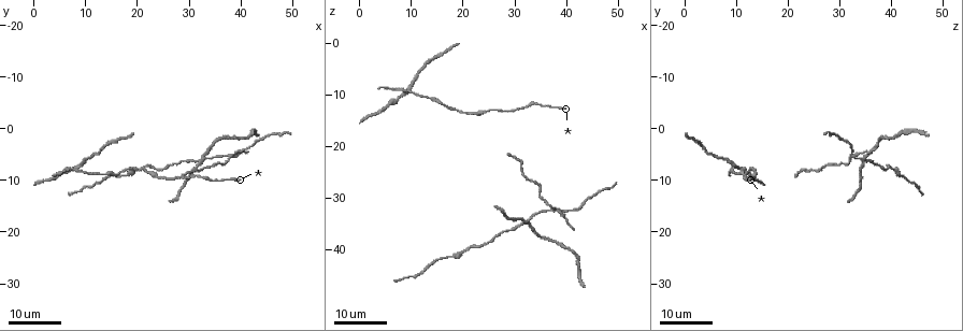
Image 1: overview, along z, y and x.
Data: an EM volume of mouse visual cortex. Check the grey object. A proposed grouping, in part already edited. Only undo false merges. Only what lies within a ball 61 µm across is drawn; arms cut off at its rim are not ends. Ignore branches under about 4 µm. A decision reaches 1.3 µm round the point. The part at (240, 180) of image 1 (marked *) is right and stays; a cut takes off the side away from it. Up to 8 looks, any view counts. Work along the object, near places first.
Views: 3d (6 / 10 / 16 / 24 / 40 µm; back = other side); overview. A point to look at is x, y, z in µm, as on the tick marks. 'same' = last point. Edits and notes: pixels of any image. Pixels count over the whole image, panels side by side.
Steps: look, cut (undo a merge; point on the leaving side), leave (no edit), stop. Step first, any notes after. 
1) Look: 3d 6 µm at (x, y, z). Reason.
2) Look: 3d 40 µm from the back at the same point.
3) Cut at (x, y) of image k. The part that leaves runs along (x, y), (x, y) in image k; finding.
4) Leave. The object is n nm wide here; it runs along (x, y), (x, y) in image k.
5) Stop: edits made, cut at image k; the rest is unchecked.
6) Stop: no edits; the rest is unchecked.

Look: 3d 24 µm at (37.5, 5.5, 32.0). Arms run side by side.

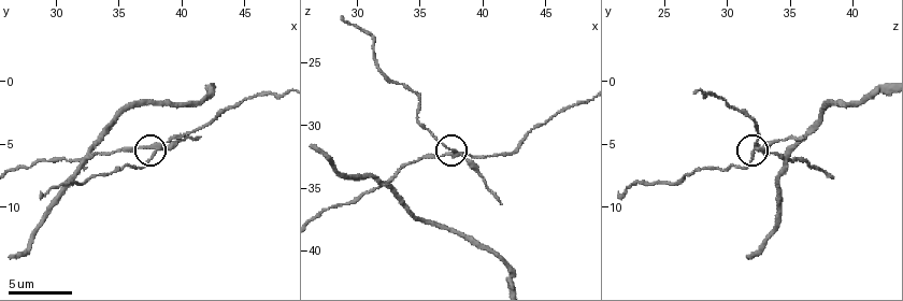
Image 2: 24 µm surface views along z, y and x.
Look: 3d 6 µm at (38.0, 5.0, 32.2).

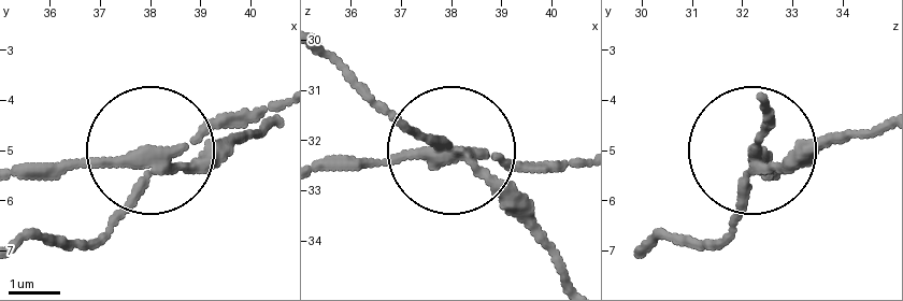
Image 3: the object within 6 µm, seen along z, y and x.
Cut at (212, 153) of image 3. 4 arms meet here; two neurons meet here.

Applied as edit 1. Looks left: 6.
Look: overview.

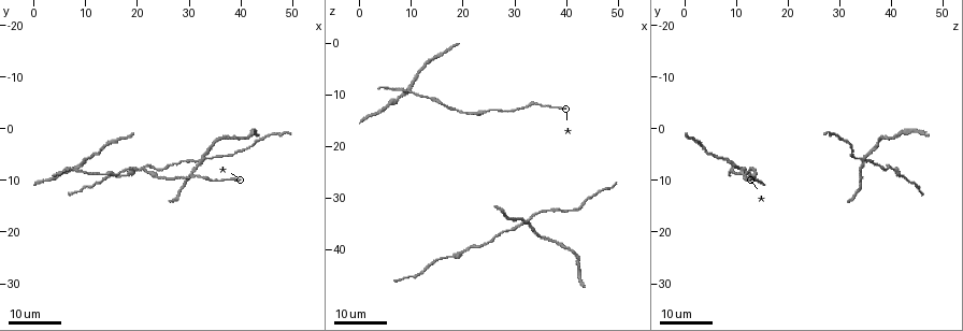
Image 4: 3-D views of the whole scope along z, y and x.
Look: 3d 16 µm at (32.0, 6.5, 34.5). A fork.

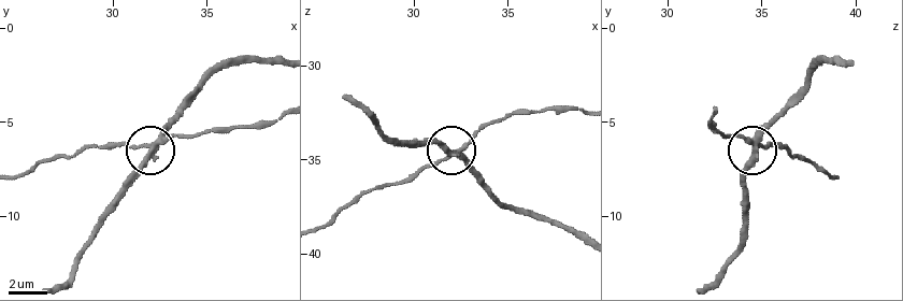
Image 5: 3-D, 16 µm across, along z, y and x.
Look: 3d 10 µm at (31.8, 6.3, 34.9).

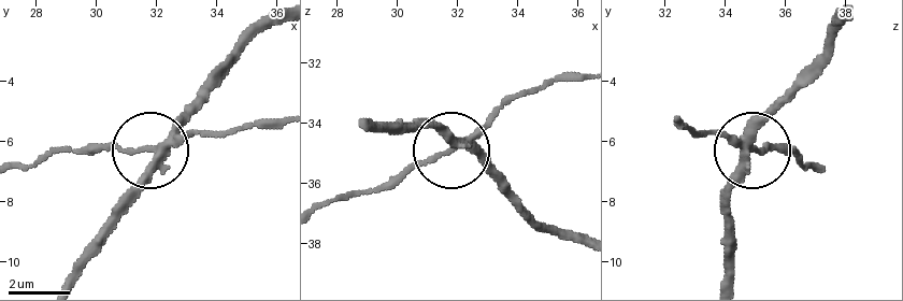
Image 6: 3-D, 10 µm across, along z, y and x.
Look: 3d 6 µm at (31.8, 6.4, 34.7).

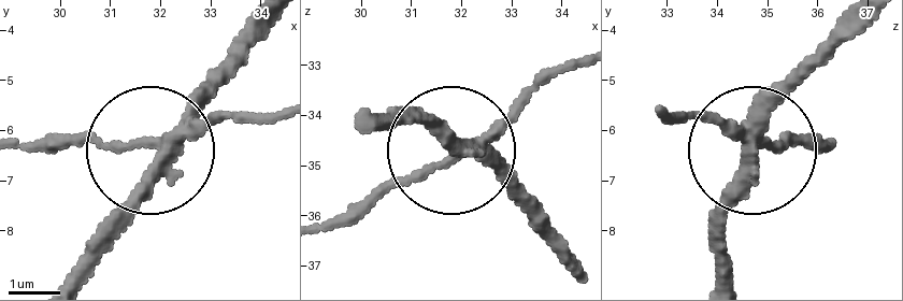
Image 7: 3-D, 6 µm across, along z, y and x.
Cut at (215, 83) of image 7. 3 arms meet here; the part that leaves runs along (173, 140), (199, 80), (249, 28) in image 7; two neurons meet here.

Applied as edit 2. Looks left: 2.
Look: 3d 10 µm at (42.4, 3.4, 32.2). Thick turns thin.

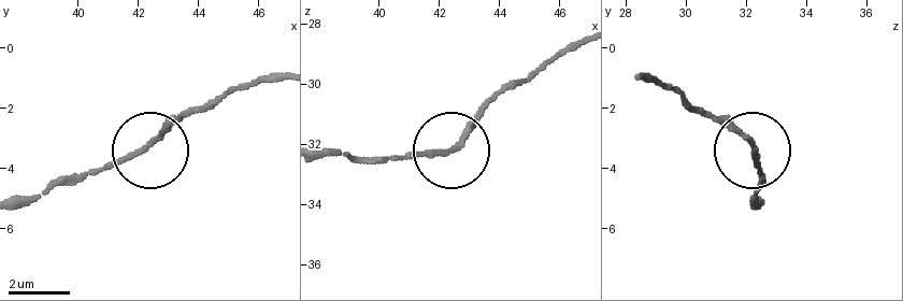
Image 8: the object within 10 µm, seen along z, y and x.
Look: 3d 6 µm at (42.2, 3.3, 32.2). Zoom in.

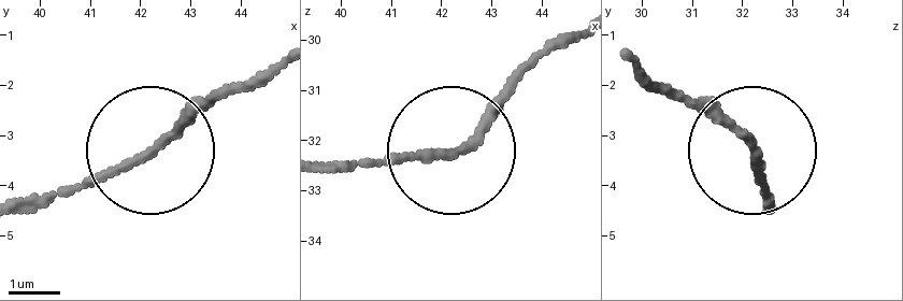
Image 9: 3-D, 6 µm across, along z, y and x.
Leave. All the same neuron.

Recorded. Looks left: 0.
Stop: edits made, cut at image 3, cut at image 7; the rest is unchecked.

